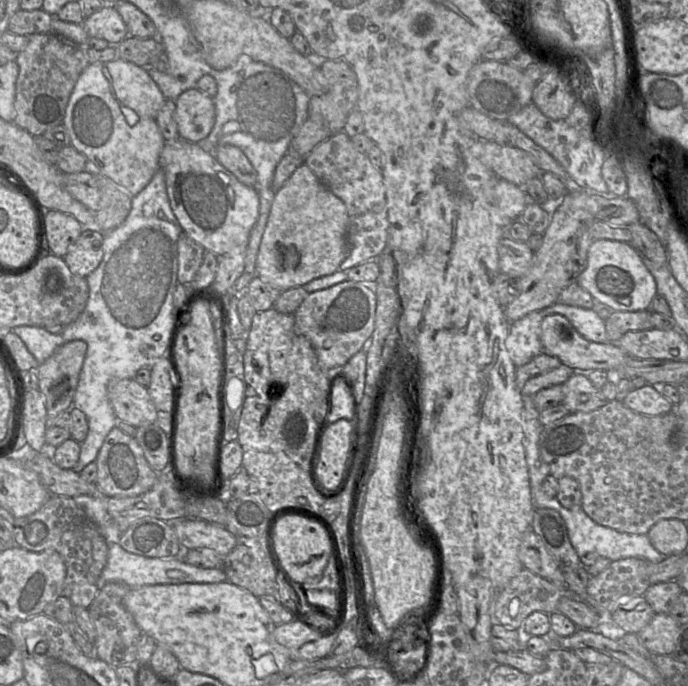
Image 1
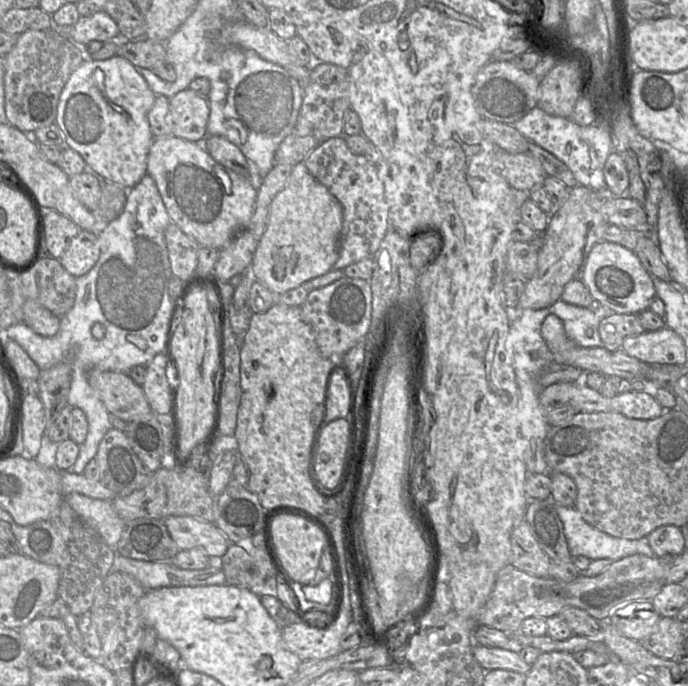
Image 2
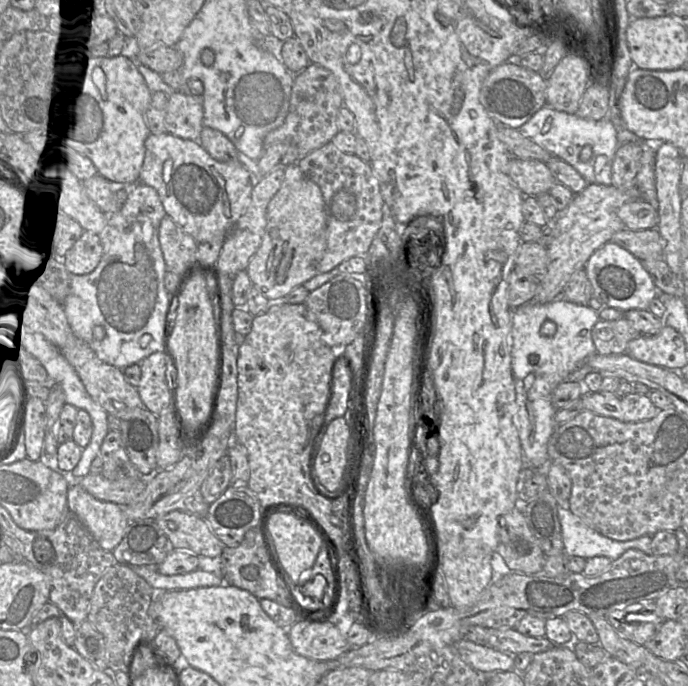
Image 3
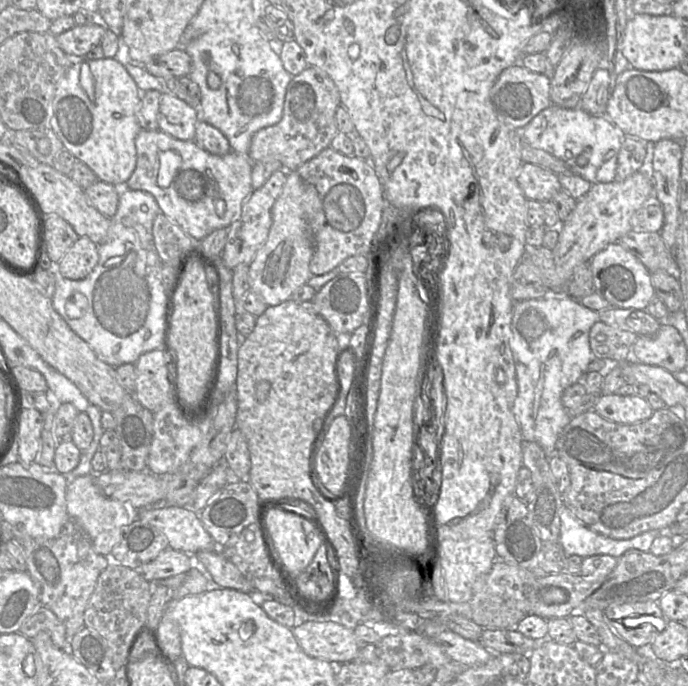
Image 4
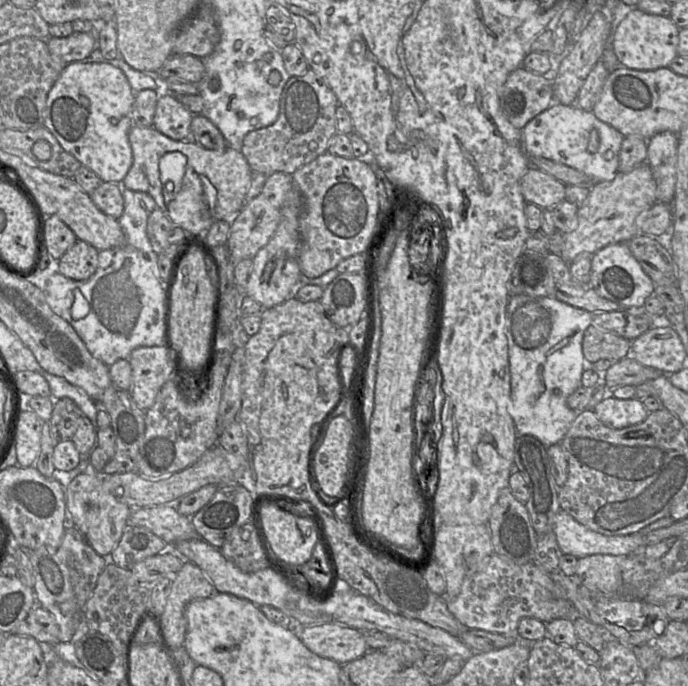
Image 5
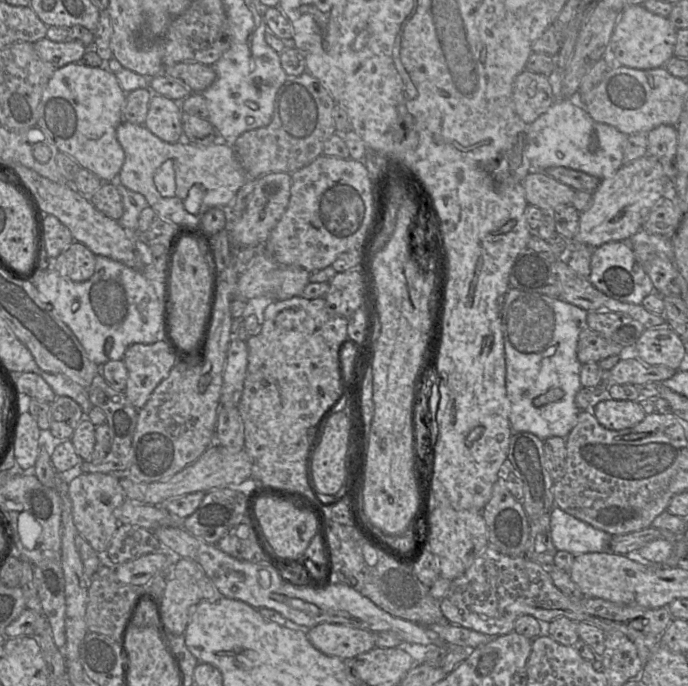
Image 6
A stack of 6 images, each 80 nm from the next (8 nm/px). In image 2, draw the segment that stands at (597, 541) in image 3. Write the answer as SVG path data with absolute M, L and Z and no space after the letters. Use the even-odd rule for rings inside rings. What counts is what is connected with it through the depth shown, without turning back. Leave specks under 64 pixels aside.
M556 503L554 504L556 512L563 523L565 537L572 557L583 555L590 560L604 558L613 561L634 554L642 554L648 557L657 557L649 546L647 536L635 540L613 537L588 524L574 506L565 507Z

